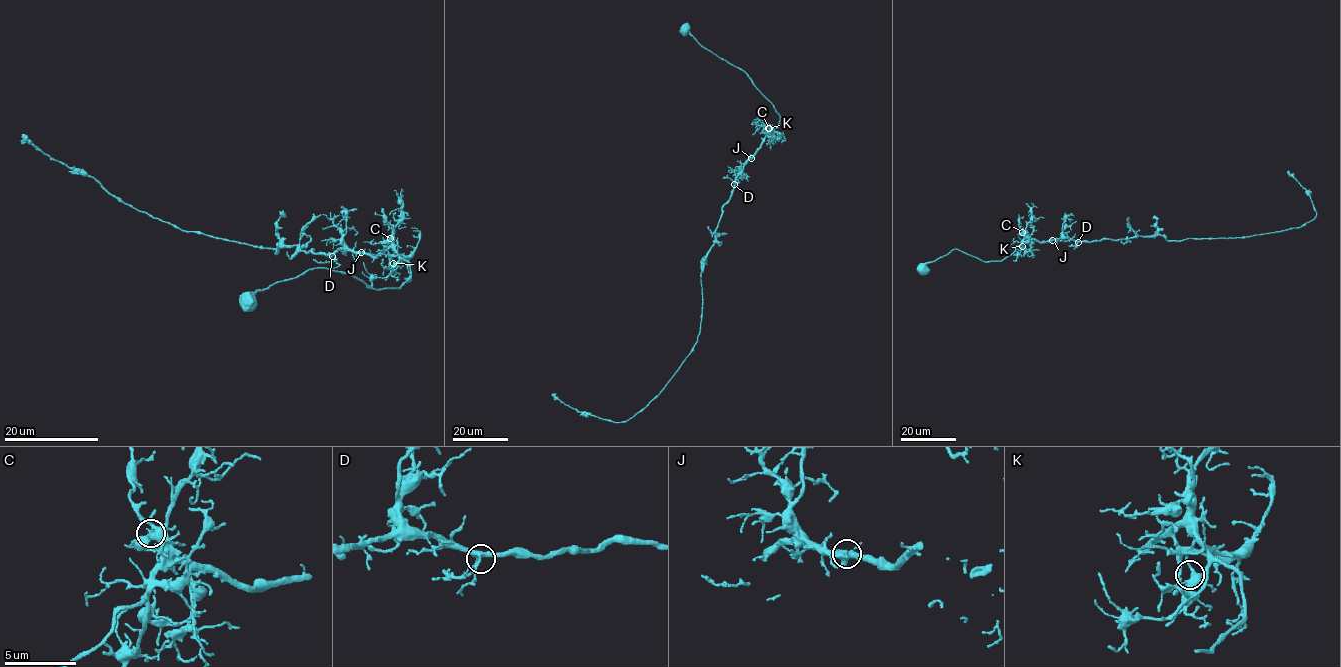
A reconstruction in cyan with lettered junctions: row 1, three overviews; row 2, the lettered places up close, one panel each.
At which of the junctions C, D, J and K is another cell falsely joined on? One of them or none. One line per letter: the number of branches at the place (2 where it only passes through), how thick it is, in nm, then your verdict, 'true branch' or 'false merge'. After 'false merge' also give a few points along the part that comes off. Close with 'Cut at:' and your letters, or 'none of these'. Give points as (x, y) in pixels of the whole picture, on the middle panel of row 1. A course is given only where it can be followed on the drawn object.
C: 4 | 360 nm | true branch
D: 4 | 340 nm | true branch
J: 4 | 500 nm | true branch
K: 4 | 400 nm | true branch
Cut at: none of these

